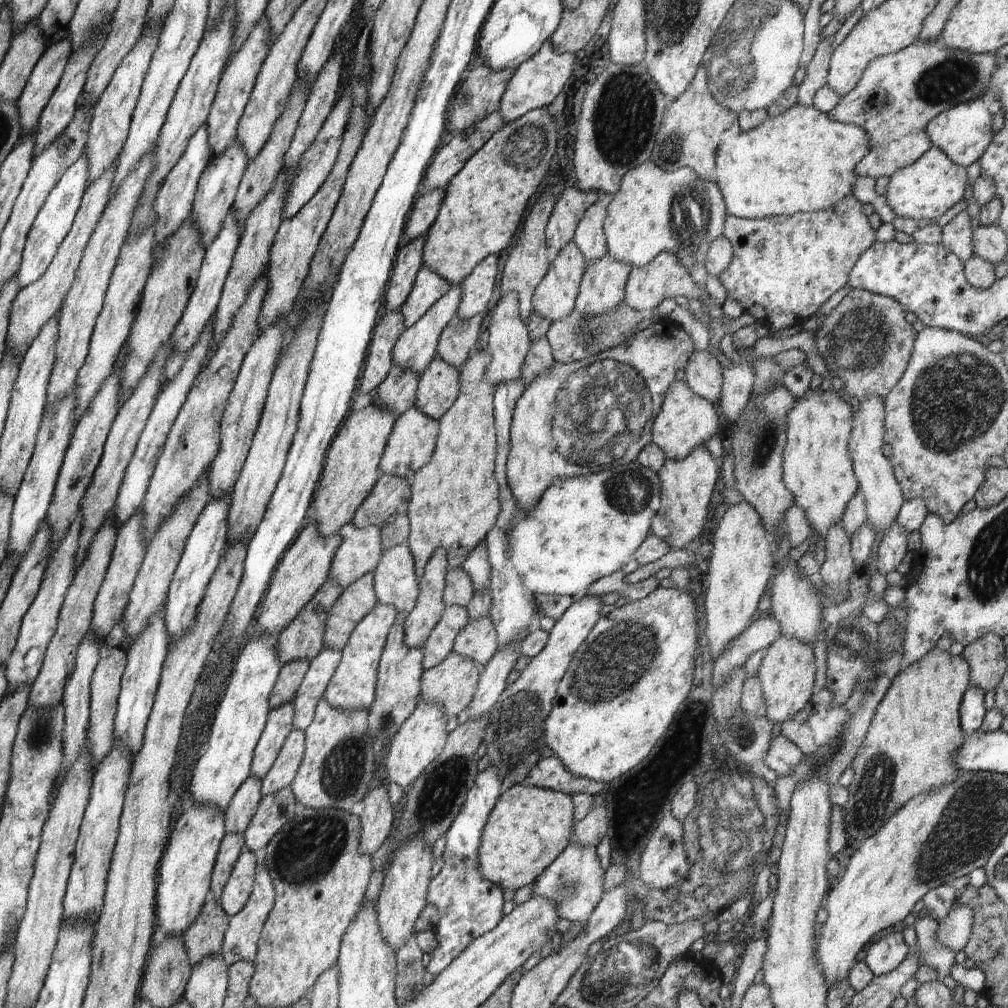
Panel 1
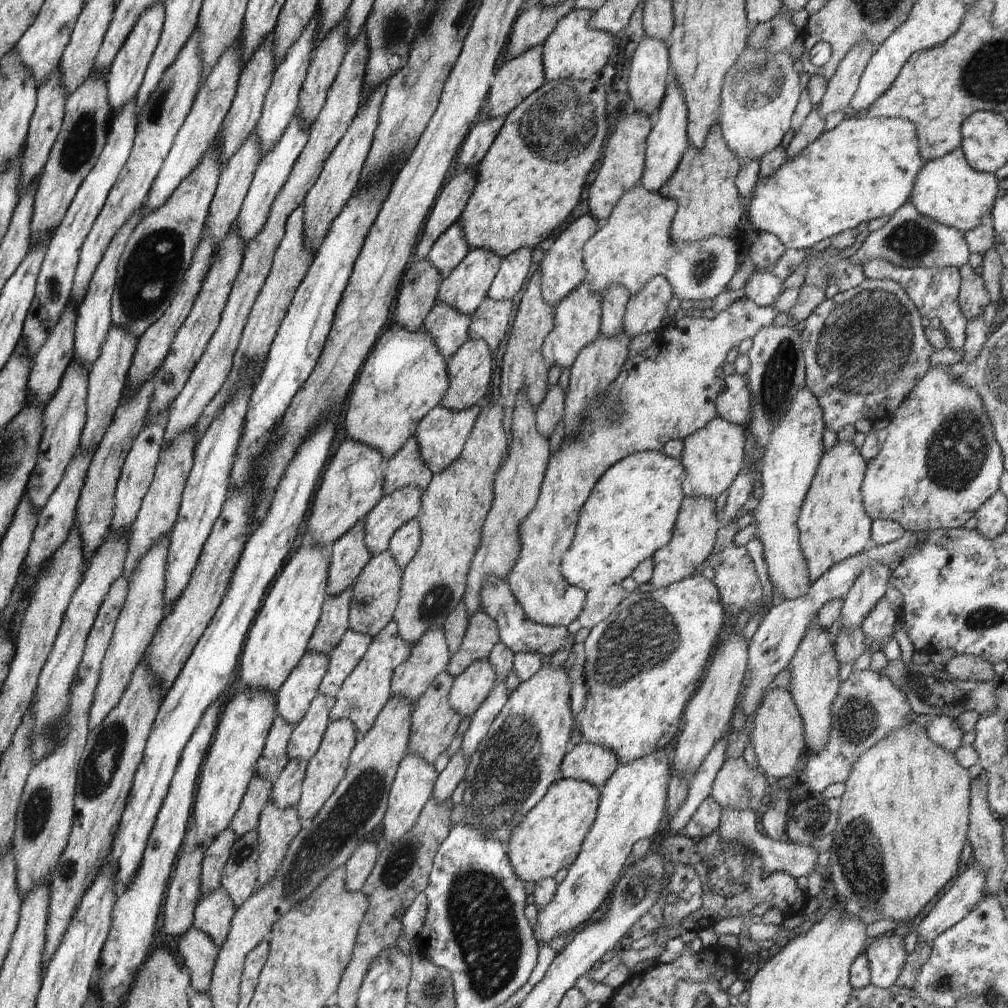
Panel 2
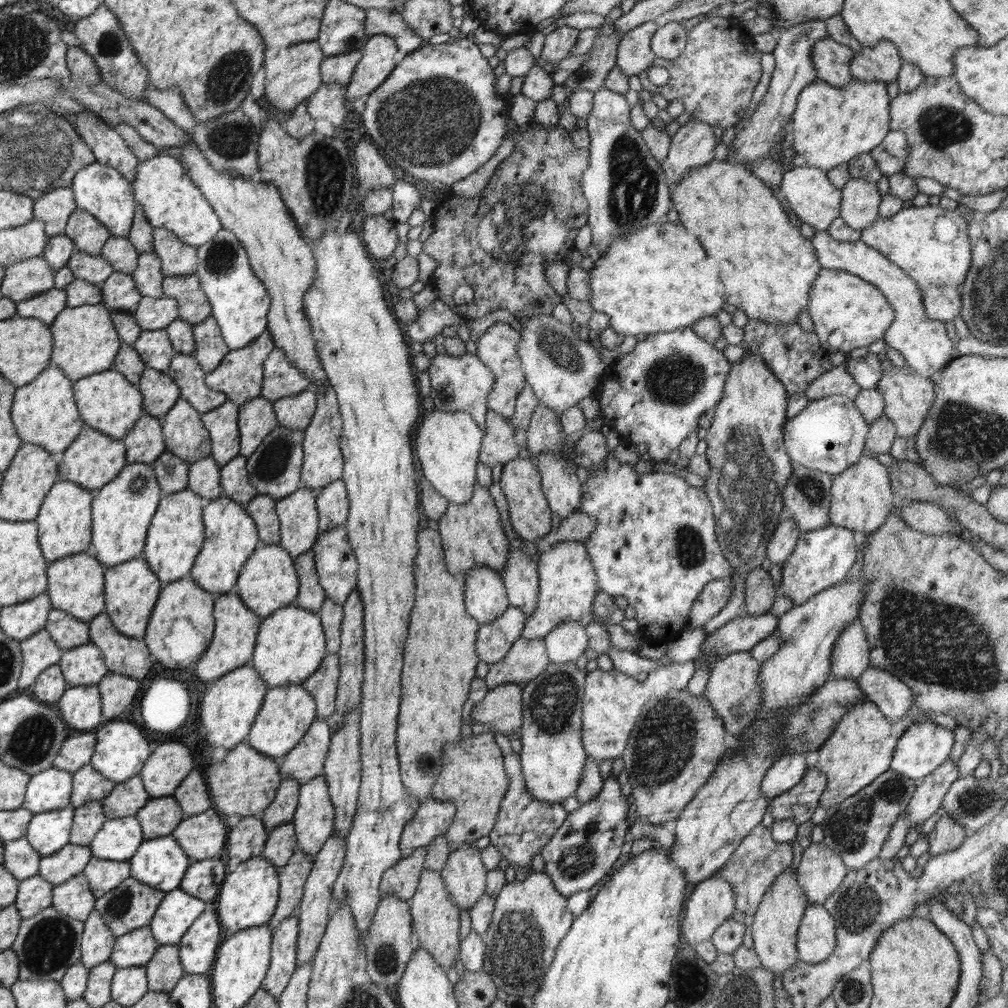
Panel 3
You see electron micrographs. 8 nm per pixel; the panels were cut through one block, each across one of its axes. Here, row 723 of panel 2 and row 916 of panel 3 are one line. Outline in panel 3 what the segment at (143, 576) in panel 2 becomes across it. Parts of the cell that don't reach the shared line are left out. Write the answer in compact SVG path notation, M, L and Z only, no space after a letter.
M96 909L90 913L83 924L80 962L91 969L110 959L116 937L110 932L107 923Z

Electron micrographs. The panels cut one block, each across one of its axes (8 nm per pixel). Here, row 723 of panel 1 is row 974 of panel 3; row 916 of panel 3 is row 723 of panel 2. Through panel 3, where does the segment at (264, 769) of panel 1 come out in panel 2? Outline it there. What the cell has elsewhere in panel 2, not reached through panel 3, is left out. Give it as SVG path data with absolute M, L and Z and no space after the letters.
M304 653L298 666L287 676L274 694L275 714L296 726L316 698L321 680L328 668L328 655Z

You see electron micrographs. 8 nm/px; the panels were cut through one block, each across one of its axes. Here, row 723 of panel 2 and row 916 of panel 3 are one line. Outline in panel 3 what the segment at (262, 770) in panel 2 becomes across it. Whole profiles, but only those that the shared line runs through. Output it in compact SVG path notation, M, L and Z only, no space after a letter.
M296 848L290 860L279 871L278 904L268 923L270 931L274 932L282 919L296 912L302 900L306 878L312 870L313 859L302 849Z

